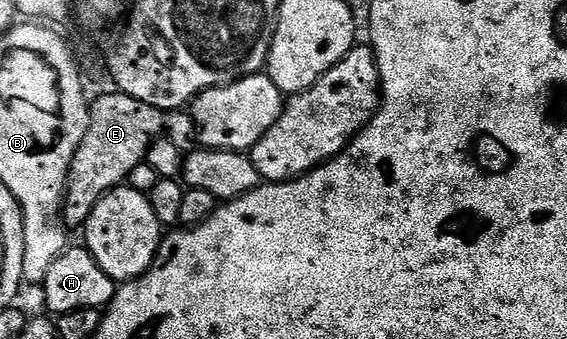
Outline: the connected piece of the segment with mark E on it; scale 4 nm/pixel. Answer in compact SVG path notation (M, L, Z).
M115 95L104 96L97 104L91 105L88 132L82 138L72 165L68 168L69 181L64 190L62 220L69 229L83 229L97 199L121 187L130 170L134 170L136 164L145 163L153 140L165 135L165 113L154 106L146 106L146 102L138 102L138 98Z

